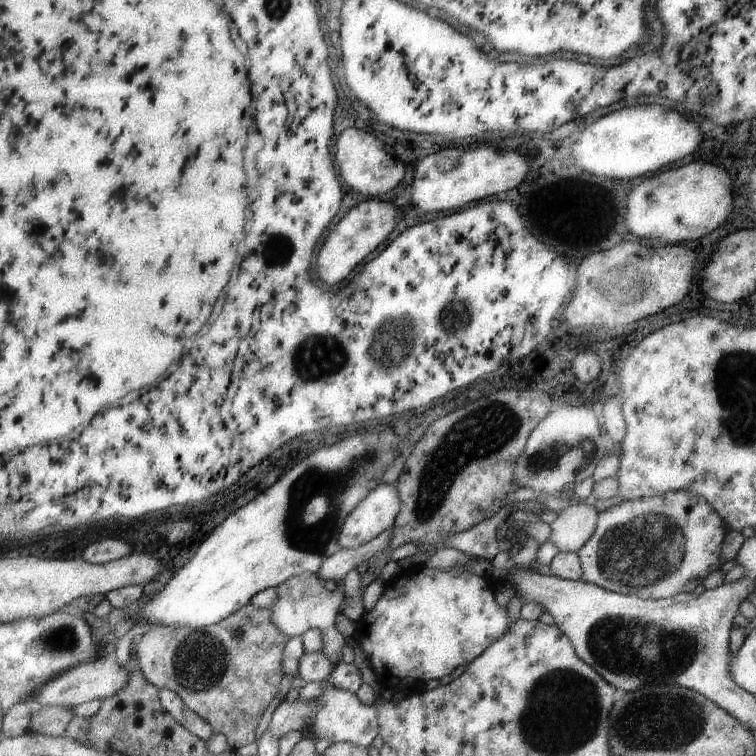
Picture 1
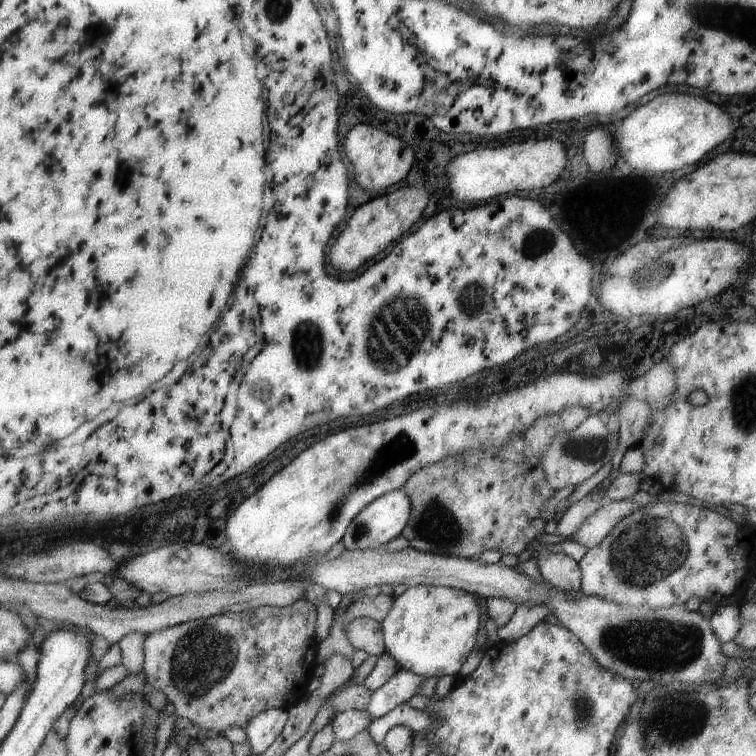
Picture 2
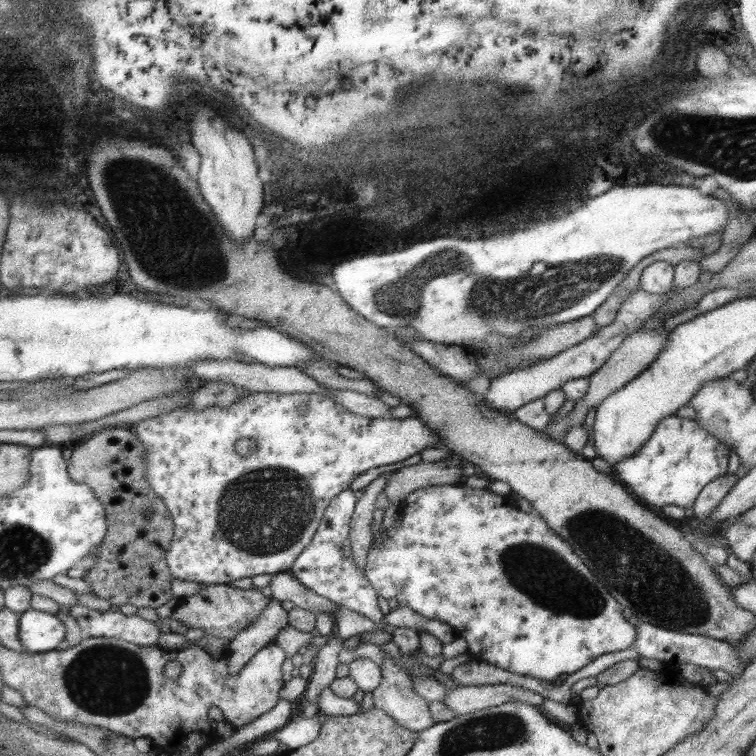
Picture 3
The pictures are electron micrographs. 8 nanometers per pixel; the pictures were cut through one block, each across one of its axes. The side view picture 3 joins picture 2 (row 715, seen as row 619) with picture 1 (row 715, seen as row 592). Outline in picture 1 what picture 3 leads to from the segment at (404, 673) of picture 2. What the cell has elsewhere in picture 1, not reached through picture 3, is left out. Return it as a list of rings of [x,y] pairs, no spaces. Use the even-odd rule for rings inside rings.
[[[326,687],[316,700],[317,713],[310,728],[306,730],[306,735],[316,736],[318,739],[328,738],[332,743],[350,741],[366,748],[379,735],[377,708],[373,704],[363,703],[356,693],[336,687]]]

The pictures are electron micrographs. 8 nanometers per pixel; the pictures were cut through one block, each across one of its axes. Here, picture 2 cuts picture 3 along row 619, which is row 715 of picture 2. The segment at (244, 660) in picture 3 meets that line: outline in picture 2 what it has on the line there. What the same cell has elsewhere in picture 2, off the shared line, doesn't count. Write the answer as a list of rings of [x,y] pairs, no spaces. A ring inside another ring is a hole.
[[[279,708],[264,710],[254,718],[250,718],[246,724],[246,734],[252,752],[262,755],[284,730],[286,720],[288,720],[288,710]]]

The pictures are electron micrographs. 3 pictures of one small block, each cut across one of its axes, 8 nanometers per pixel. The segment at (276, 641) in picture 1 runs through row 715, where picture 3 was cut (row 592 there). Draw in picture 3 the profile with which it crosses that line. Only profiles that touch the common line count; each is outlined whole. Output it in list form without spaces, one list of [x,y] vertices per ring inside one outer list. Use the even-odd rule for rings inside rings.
[[[202,583],[198,593],[181,598],[168,620],[178,621],[194,630],[202,630],[206,637],[216,636],[231,641],[238,632],[248,628],[248,624],[252,626],[252,622],[256,622],[256,616],[262,614],[270,600],[257,588],[242,589],[229,584]]]

